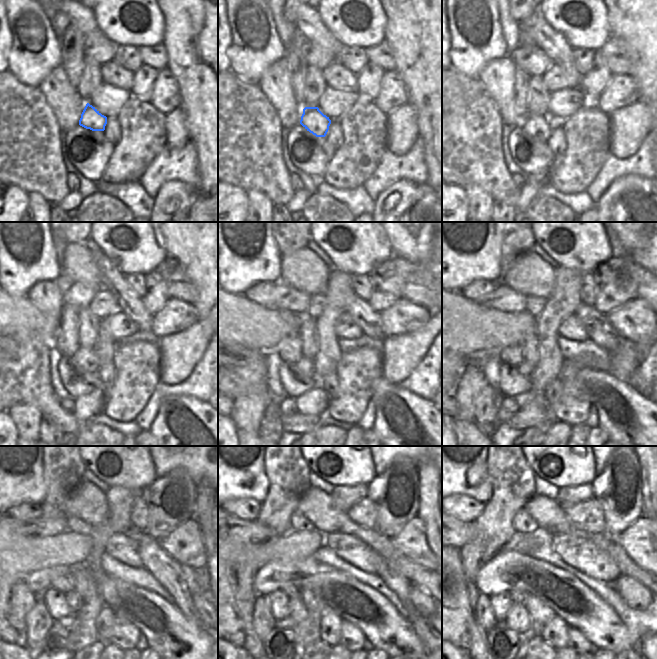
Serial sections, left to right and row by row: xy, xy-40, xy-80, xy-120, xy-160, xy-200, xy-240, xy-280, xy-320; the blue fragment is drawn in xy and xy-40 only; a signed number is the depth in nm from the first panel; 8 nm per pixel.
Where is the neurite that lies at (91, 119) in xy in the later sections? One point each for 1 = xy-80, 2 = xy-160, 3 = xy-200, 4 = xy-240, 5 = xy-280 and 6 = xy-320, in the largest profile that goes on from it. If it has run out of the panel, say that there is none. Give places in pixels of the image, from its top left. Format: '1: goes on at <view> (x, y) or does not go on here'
1: goes on at xy-80 (538, 127)
2: goes on at xy-160 (305, 366)
3: goes on at xy-200 (525, 369)
4: goes on at xy-240 (74, 600)
5: goes on at xy-280 (297, 610)
6: goes on at xy-320 (518, 619)

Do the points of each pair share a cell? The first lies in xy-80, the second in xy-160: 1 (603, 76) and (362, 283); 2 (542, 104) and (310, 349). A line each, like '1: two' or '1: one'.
1: two
2: one

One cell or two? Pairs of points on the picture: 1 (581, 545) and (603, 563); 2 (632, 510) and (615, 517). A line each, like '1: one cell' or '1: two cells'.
1: one cell
2: one cell

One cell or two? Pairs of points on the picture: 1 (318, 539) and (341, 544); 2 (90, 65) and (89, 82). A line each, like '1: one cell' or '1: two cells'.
1: two cells
2: one cell

